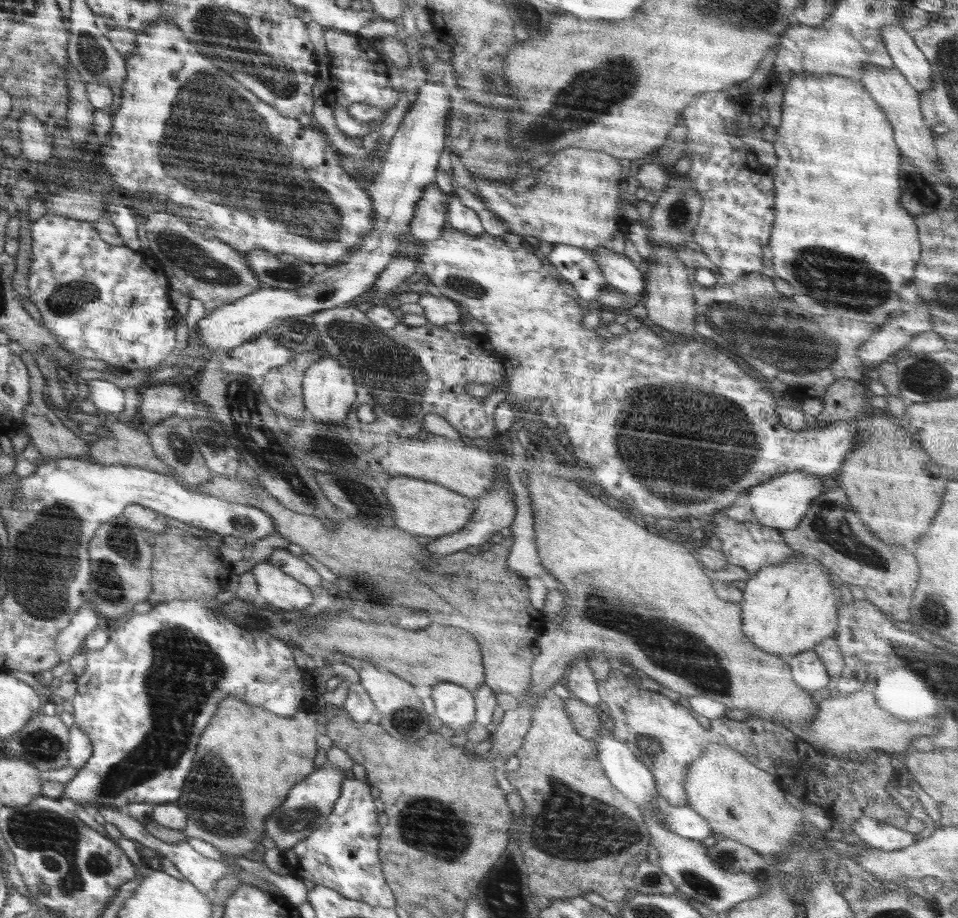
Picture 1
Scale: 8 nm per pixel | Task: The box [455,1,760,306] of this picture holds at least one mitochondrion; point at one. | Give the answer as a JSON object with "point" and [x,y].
{"point":[590,94]}

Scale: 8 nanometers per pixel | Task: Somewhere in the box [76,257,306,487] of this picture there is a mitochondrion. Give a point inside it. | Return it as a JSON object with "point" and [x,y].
{"point":[181,450]}

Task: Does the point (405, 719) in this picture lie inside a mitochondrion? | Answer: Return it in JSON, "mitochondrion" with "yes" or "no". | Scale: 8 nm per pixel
{"mitochondrion":"yes"}

